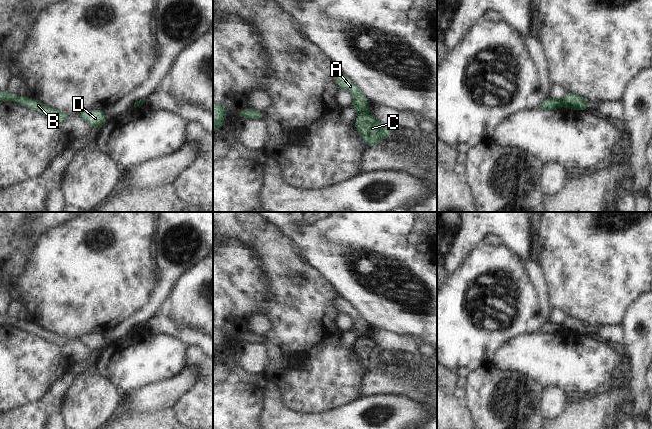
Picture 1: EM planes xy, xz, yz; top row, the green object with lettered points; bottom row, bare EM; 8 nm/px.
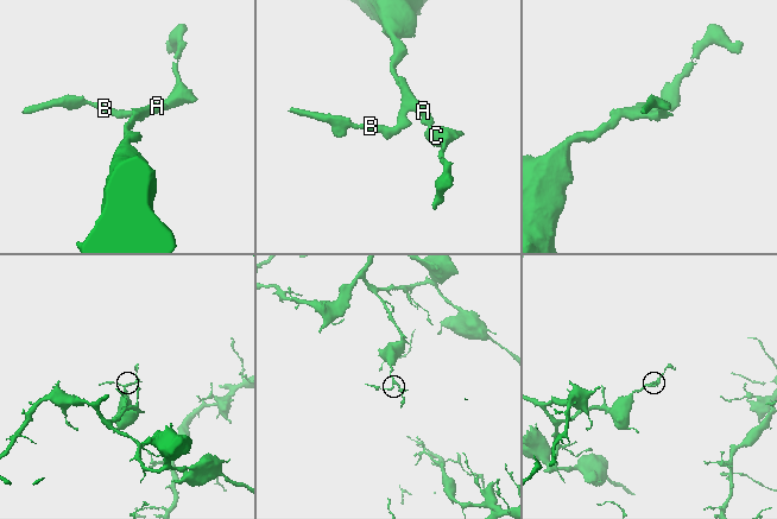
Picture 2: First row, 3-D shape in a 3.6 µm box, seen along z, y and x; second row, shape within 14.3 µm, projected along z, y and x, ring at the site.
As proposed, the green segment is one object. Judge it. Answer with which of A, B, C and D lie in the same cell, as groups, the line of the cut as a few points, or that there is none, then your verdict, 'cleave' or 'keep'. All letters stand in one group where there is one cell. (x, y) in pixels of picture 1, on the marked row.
A B D / C; cut in xz along (363, 111), (360, 113); cleave

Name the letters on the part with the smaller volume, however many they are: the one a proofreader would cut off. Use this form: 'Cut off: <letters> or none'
Cut off: C

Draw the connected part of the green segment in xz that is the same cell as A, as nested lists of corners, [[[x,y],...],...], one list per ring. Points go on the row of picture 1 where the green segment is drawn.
[[[339,70],[335,74],[335,81],[342,88],[342,90],[347,90],[354,94],[354,101],[351,104],[352,108],[361,113],[366,111],[370,107],[369,101],[360,92],[359,88],[353,83],[353,81],[349,77],[341,73]]]

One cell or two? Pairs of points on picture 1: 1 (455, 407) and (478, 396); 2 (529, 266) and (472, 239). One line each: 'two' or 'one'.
1: two
2: two

